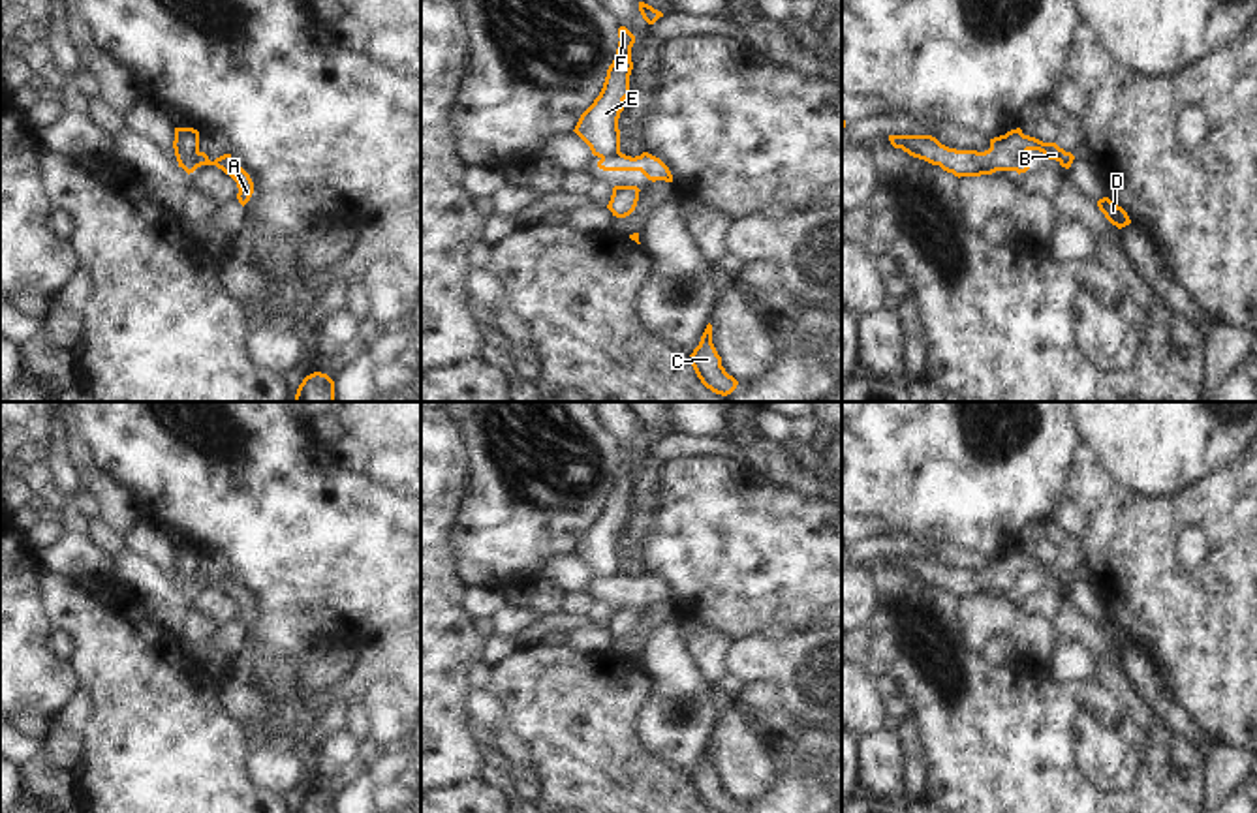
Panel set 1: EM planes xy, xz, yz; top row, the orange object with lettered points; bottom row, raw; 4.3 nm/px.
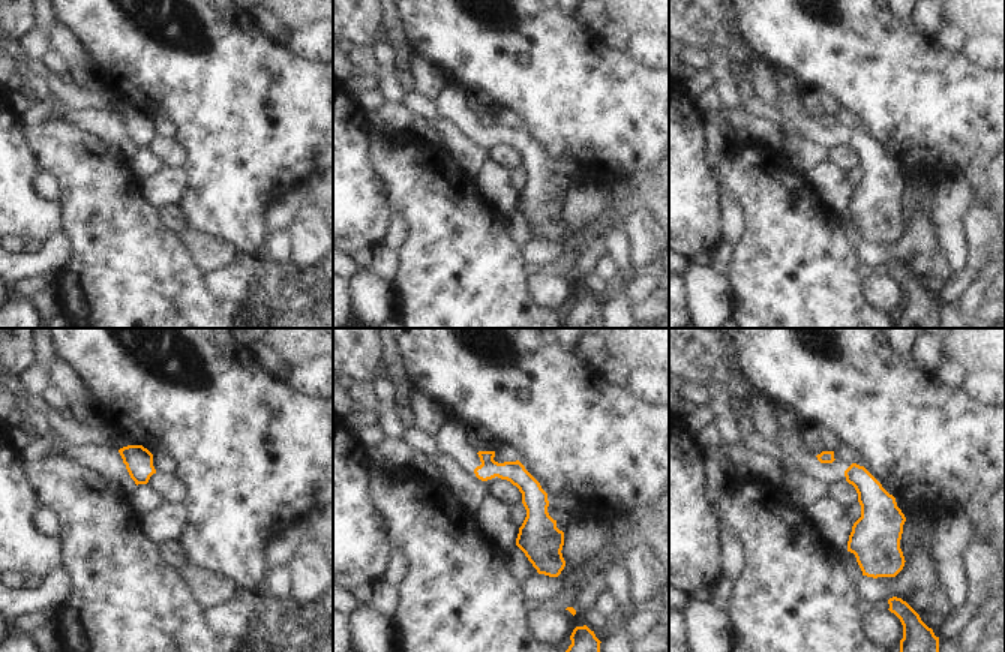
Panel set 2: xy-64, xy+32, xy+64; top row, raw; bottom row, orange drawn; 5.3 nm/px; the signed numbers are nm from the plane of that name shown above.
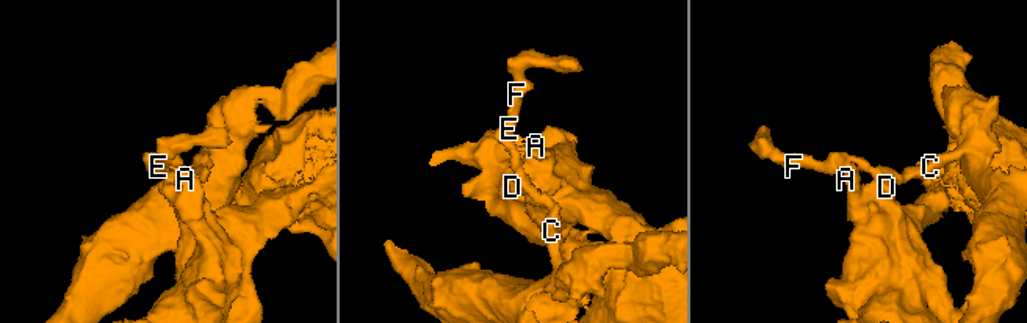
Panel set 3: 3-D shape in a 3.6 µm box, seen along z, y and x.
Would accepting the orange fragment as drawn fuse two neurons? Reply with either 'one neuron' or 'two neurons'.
two neurons

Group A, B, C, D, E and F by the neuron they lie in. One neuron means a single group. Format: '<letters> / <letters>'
A D / B C E F

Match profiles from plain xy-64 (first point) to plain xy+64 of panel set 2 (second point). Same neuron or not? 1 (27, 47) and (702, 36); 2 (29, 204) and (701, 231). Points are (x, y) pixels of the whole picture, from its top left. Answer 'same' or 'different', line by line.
1: different
2: same

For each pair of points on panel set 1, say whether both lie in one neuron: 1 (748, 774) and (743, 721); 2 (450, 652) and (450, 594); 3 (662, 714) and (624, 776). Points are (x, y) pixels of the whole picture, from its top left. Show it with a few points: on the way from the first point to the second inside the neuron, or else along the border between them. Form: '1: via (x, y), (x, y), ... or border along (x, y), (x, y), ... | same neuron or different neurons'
1: via (744, 761), (743, 735) | same neuron
2: via (444, 637), (444, 609) | same neuron
3: border along (645, 701), (636, 725), (637, 738), (679, 770) | different neurons

